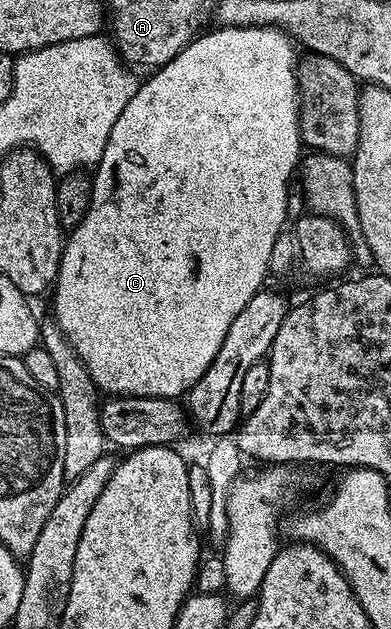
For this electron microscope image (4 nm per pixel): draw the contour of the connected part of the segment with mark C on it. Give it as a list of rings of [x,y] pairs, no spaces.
[[[216,26],[215,31],[200,34],[192,39],[191,44],[181,49],[177,57],[173,57],[164,67],[152,70],[148,79],[144,78],[139,84],[137,93],[133,93],[133,101],[125,105],[121,117],[117,117],[117,122],[113,125],[113,133],[109,133],[109,141],[105,145],[105,153],[101,161],[94,168],[93,182],[91,184],[91,204],[81,221],[81,225],[70,228],[63,245],[63,256],[59,259],[59,272],[53,284],[55,291],[55,312],[53,318],[55,324],[65,333],[69,345],[81,357],[89,377],[95,382],[96,388],[108,396],[132,395],[133,397],[161,397],[162,399],[178,400],[186,396],[188,389],[197,383],[209,369],[213,357],[217,357],[217,349],[221,349],[221,341],[225,341],[225,333],[229,333],[229,325],[249,305],[249,301],[264,286],[263,278],[268,278],[268,267],[270,265],[270,253],[273,250],[273,243],[277,241],[280,234],[285,231],[283,222],[287,219],[287,182],[292,182],[297,168],[301,162],[301,140],[299,138],[299,77],[297,74],[297,52],[296,44],[290,35],[277,27],[220,27]]]

